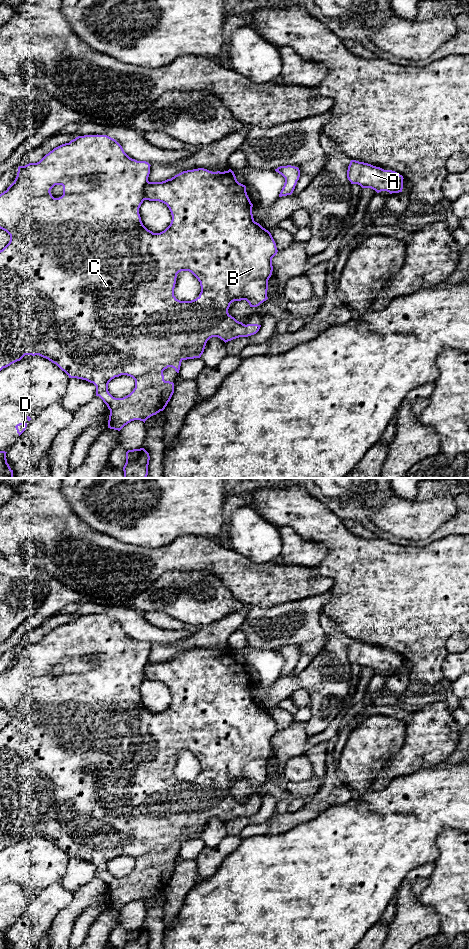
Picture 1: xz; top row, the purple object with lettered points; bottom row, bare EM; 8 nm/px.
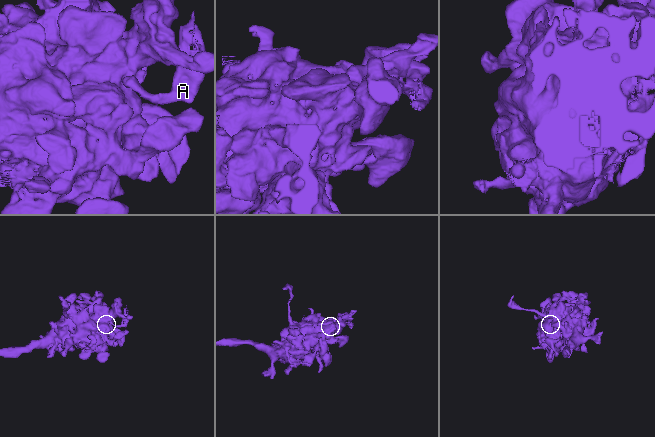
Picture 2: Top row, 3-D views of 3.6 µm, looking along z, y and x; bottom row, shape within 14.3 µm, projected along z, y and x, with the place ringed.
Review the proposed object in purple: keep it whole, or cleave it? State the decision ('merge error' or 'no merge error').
no merge error

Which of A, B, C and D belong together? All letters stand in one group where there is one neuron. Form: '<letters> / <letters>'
A B C D

